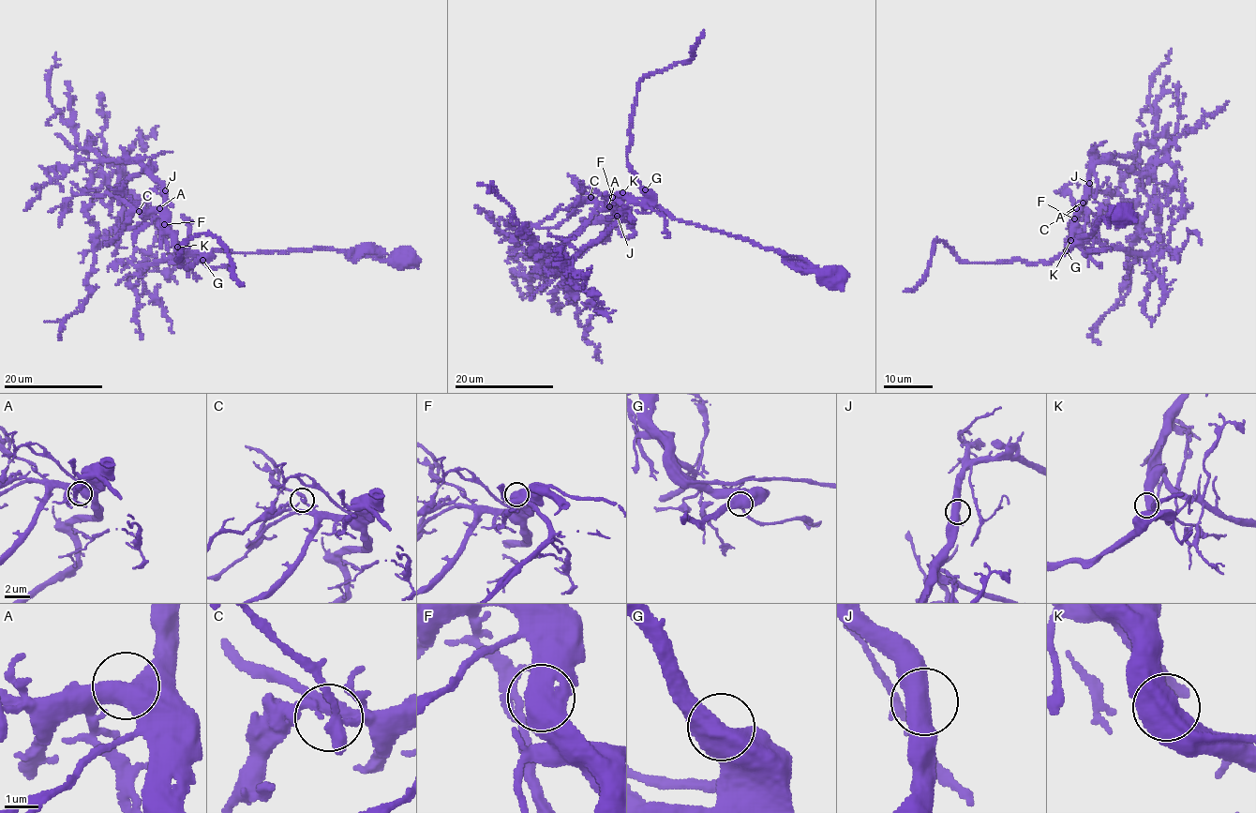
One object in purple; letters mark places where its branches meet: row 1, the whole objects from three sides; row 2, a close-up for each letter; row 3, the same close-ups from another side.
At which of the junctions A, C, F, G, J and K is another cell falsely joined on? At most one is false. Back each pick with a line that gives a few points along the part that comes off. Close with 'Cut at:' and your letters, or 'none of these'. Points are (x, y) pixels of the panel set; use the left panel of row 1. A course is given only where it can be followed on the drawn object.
Cut at: none of these

